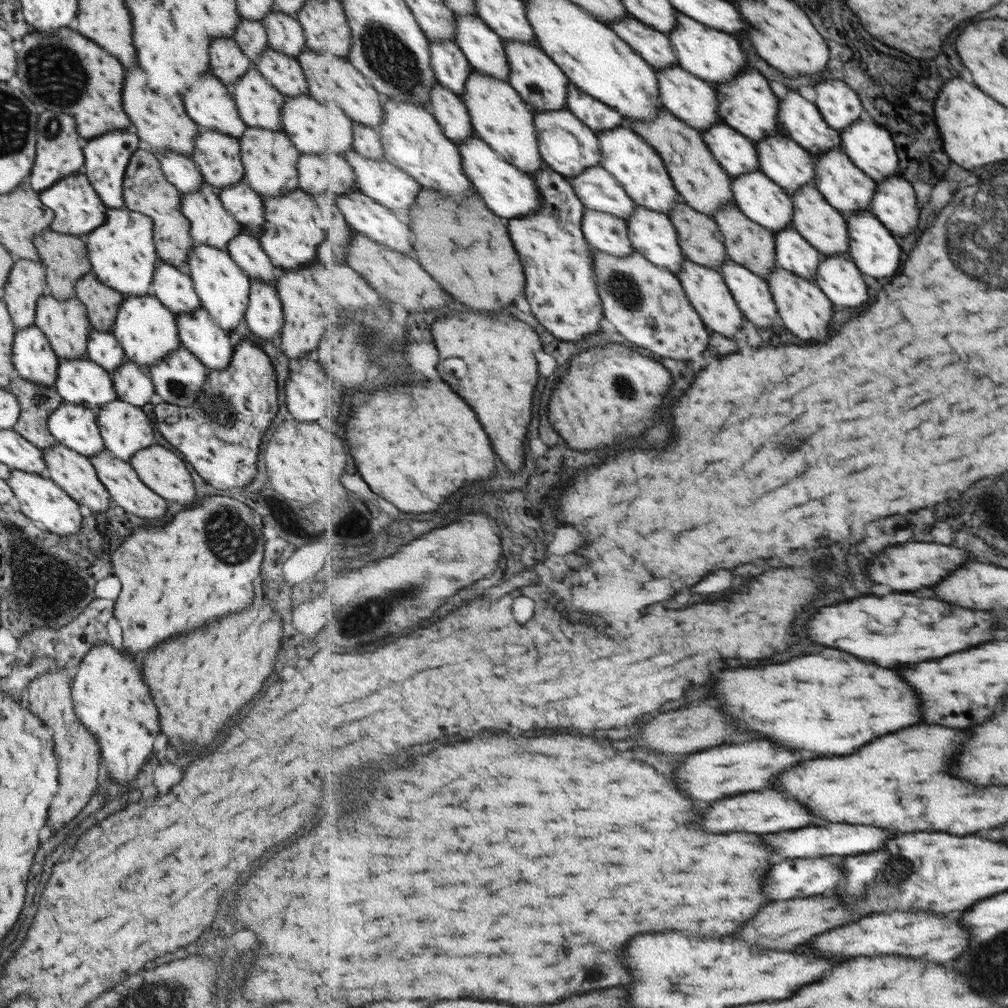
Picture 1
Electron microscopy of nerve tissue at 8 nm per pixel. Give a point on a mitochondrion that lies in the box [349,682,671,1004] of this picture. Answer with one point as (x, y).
(595, 974)

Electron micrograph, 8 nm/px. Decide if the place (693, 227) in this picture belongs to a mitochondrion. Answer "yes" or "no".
no

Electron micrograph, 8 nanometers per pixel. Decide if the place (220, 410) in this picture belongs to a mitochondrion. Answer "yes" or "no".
yes

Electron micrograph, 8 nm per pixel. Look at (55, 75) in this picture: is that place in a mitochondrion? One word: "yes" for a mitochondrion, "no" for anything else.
yes

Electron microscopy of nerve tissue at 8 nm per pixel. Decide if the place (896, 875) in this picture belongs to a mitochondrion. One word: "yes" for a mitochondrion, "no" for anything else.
yes

